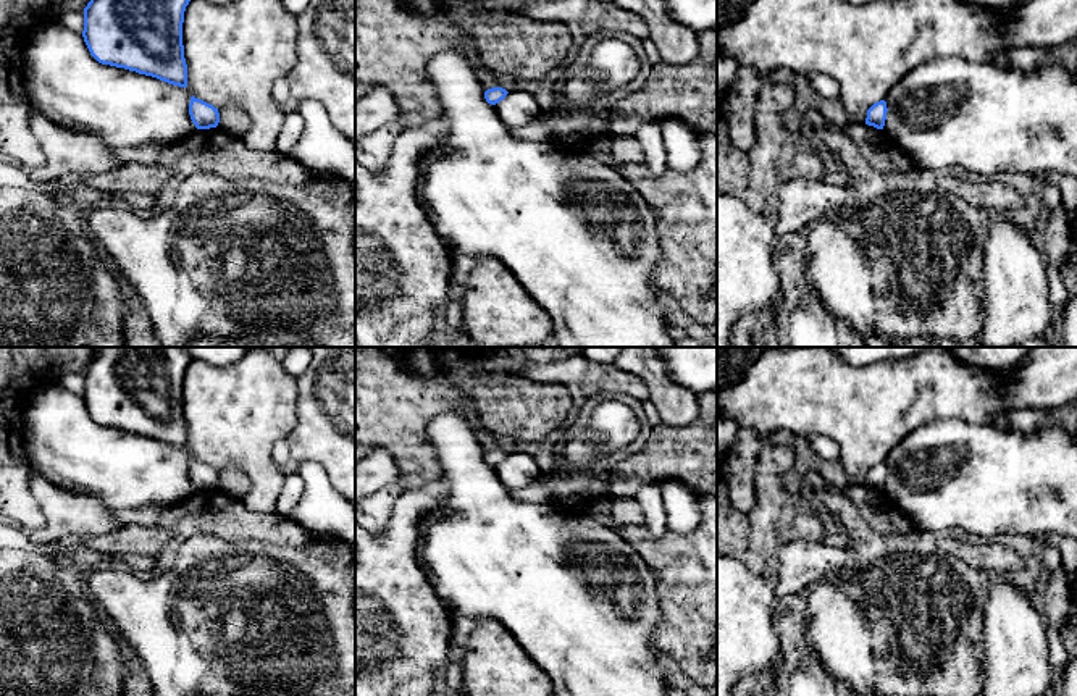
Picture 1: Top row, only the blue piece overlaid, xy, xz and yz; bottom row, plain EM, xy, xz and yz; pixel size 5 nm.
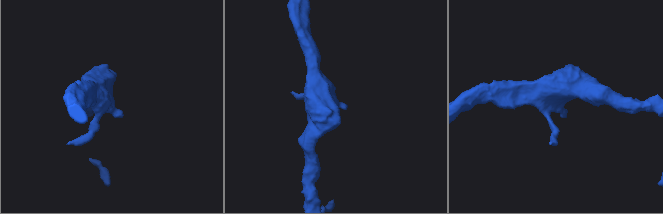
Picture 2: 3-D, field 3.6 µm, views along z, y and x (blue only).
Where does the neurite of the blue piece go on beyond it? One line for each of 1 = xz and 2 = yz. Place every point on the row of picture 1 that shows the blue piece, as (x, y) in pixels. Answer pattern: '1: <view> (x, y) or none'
1: none
2: none

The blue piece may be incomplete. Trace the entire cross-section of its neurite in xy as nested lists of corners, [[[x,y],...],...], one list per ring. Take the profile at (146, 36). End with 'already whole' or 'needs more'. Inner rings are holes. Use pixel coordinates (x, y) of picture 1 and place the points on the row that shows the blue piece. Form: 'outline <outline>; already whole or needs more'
outline [[[90,0],[84,8],[84,42],[102,65],[187,87],[182,23],[189,2]]]; already whole

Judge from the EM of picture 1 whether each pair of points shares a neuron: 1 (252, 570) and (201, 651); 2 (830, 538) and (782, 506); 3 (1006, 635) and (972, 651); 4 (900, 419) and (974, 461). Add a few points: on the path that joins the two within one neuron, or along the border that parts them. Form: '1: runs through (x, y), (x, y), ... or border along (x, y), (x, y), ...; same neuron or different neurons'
1: runs through (252, 590), (252, 595), (215, 632); same neuron
2: border along (814, 511), (824, 532), (822, 540); different neurons
3: border along (984, 607), (984, 674), (987, 679); different neurons
4: border along (953, 419), (916, 427), (888, 452); different neurons

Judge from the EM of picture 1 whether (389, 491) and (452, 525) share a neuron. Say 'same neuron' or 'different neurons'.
different neurons

